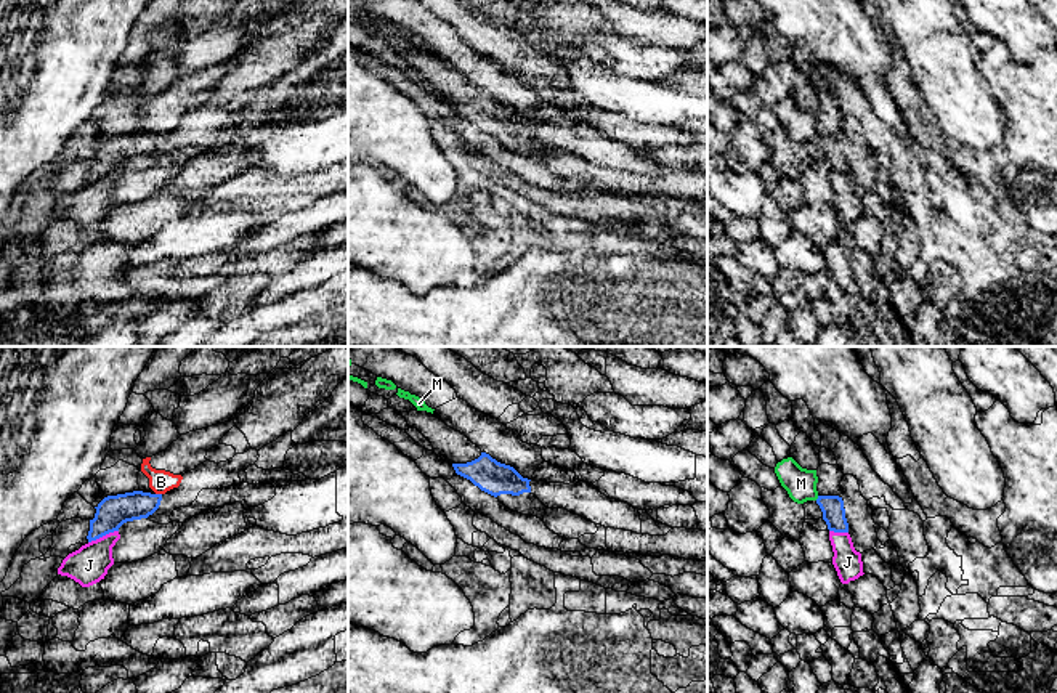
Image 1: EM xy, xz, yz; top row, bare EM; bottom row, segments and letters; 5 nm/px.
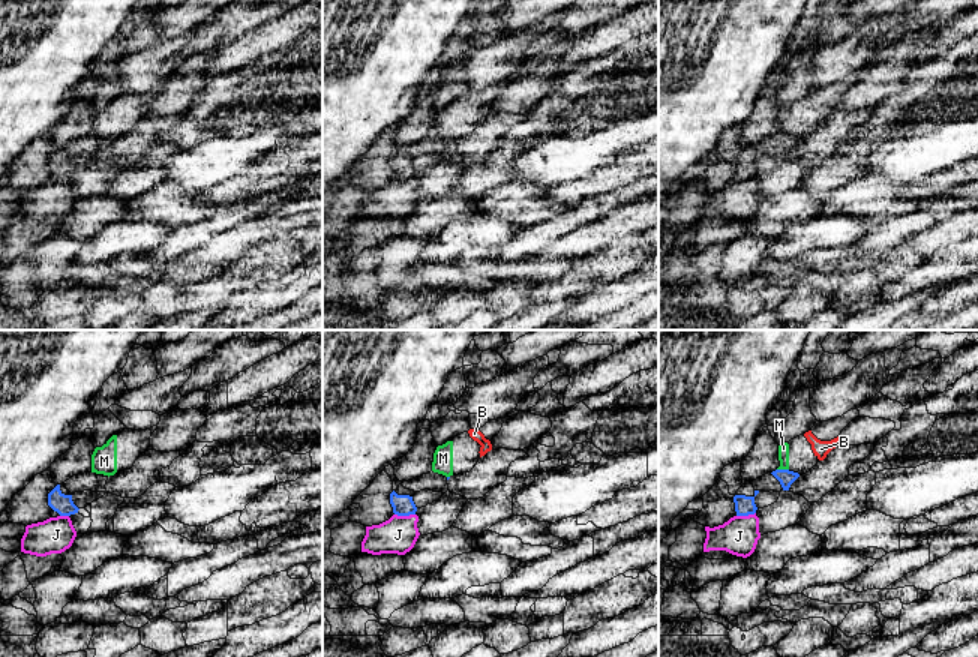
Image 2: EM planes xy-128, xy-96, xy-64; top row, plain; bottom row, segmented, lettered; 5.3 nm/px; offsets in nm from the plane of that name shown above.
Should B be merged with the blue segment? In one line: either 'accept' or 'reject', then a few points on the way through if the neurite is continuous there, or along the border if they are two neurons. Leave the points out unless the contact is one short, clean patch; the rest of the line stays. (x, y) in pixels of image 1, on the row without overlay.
reject | along xy (156, 133), (161, 135)

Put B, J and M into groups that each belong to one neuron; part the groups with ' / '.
B M / J

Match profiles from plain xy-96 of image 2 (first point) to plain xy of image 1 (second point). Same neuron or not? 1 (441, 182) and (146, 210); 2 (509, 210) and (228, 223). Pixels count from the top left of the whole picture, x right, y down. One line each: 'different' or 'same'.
1: different
2: different

